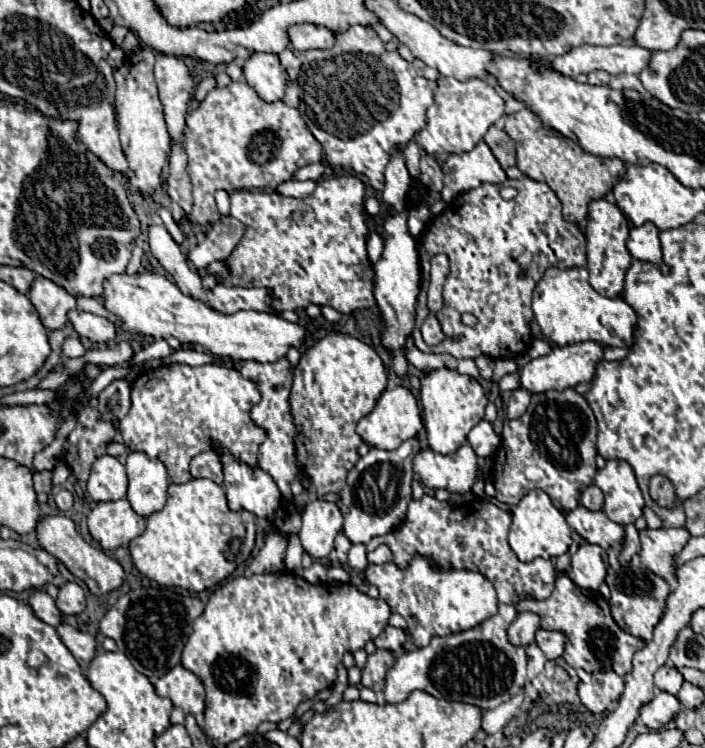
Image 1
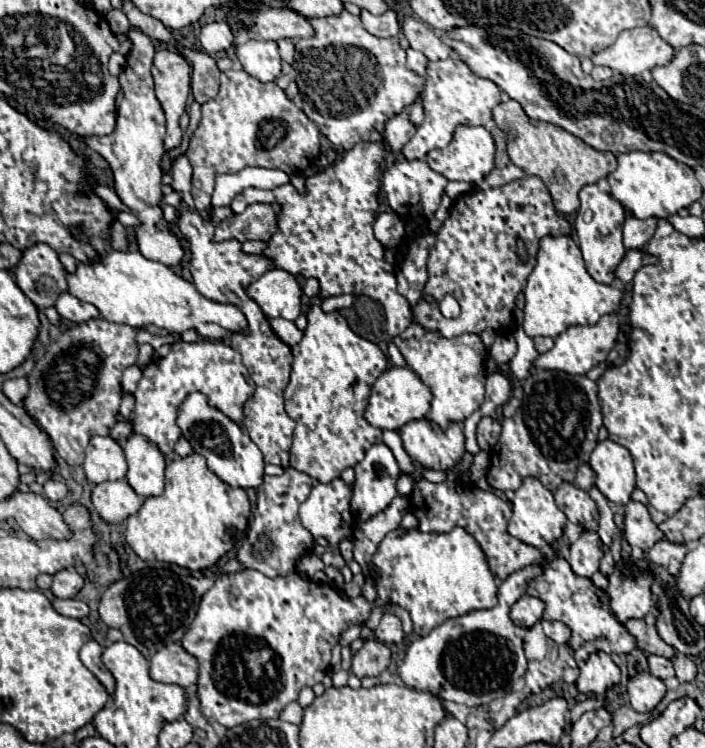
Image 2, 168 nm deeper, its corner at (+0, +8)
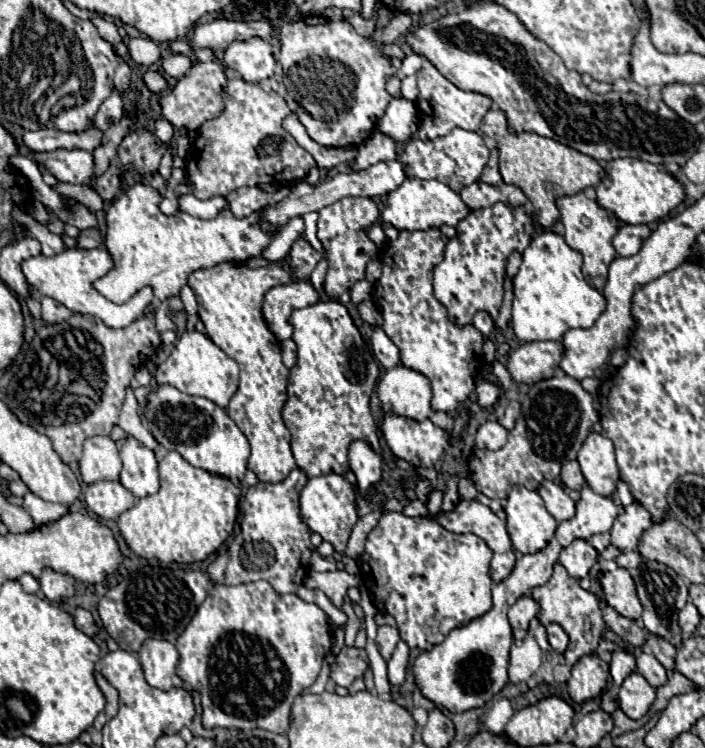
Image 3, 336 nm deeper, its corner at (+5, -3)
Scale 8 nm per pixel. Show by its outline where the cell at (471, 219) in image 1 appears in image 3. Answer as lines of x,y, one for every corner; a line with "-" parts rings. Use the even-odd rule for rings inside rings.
496,202
488,208
472,210
456,226
456,236
448,240
444,248
444,260
434,268
434,296
448,310
448,318
464,328
470,324
476,312
488,312
492,320
498,318
498,310
504,300
506,264
512,252
524,252
532,242
536,222
524,206
510,206

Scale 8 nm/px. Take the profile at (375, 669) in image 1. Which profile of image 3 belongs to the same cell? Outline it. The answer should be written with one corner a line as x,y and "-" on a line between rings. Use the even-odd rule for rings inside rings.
342,648
340,654
336,656
336,662
330,668
330,678
338,684
348,688
356,678
364,676
368,670
370,662
364,650
360,648

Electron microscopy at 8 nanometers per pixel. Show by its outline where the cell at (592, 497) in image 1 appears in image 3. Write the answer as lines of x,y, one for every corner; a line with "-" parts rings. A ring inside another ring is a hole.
576,460
566,462
566,464
562,466
562,482
564,482
570,490
580,490
582,486
586,486
584,474
580,472
580,466
578,466

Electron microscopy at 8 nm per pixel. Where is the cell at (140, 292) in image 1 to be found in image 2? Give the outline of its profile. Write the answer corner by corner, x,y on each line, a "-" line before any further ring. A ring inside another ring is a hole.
109,249
95,261
79,263
75,273
67,273
67,291
91,305
95,305
111,323
123,323
131,327
157,325
169,333
183,333
187,329
197,329
205,339
225,339
233,329
245,327
245,317
233,305
217,305
197,293
195,285
175,275
169,267
141,257
139,251
117,251

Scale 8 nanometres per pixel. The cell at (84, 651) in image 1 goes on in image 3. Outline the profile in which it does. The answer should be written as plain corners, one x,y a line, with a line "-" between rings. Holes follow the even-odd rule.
94,672
94,678
96,678
96,684
98,684
98,688
102,690
102,694
106,698
106,708
100,712
100,718
94,720
94,728
100,730
118,712
118,692
116,692
114,686
110,686
110,682
100,672

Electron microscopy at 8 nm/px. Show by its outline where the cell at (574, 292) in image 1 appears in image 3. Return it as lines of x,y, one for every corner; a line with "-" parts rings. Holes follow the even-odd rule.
538,232
522,254
518,276
514,278
512,328
520,342
562,340
572,328
590,328
606,310
606,298
582,276
582,256
572,250
562,236

